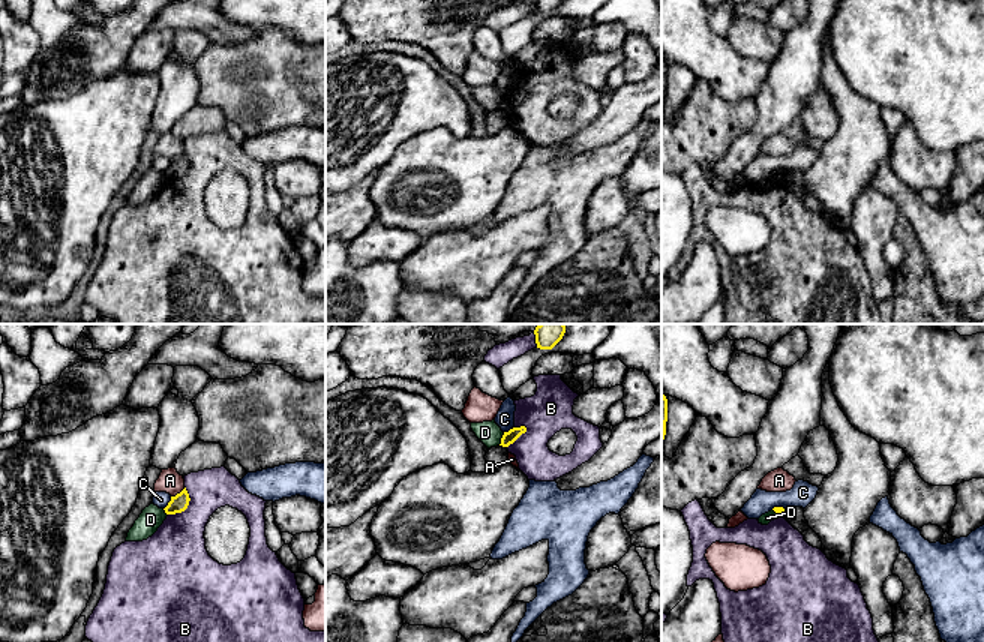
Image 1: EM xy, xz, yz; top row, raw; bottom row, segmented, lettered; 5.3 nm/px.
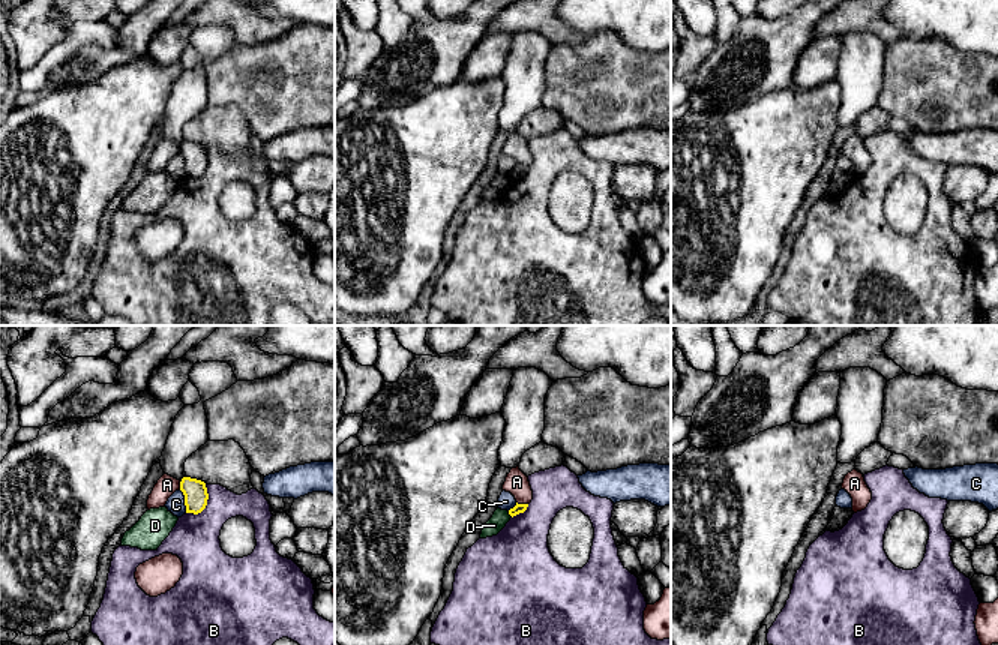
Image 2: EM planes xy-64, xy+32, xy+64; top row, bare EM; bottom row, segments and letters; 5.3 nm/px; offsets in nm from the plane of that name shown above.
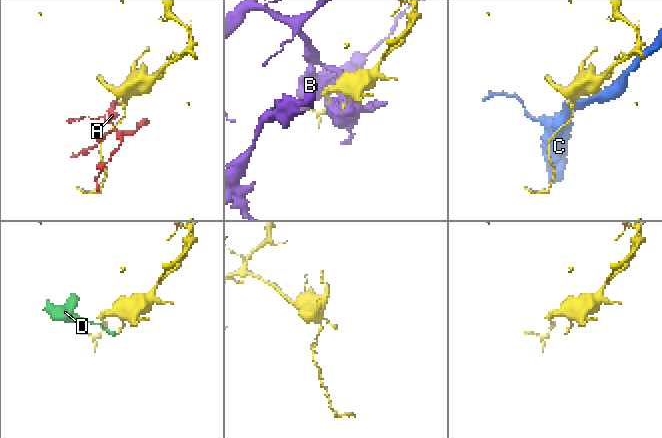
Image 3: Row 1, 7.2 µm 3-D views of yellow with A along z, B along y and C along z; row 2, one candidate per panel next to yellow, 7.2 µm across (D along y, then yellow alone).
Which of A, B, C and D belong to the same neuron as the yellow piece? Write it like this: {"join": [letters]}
{"join": []}

